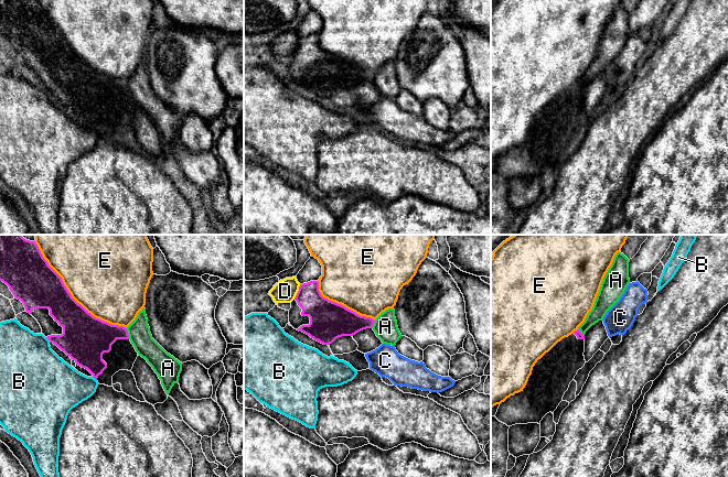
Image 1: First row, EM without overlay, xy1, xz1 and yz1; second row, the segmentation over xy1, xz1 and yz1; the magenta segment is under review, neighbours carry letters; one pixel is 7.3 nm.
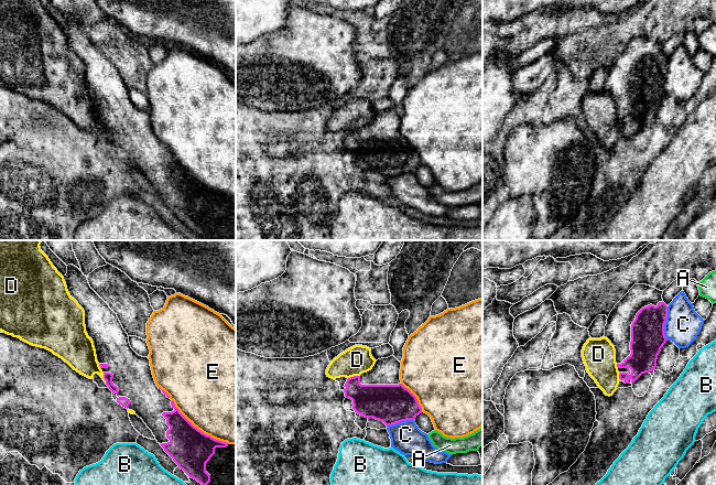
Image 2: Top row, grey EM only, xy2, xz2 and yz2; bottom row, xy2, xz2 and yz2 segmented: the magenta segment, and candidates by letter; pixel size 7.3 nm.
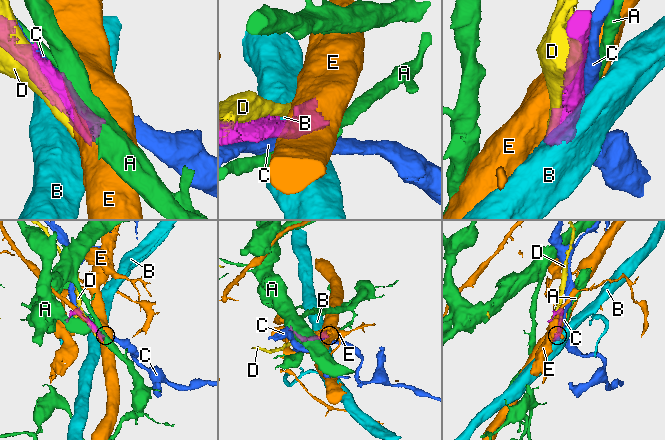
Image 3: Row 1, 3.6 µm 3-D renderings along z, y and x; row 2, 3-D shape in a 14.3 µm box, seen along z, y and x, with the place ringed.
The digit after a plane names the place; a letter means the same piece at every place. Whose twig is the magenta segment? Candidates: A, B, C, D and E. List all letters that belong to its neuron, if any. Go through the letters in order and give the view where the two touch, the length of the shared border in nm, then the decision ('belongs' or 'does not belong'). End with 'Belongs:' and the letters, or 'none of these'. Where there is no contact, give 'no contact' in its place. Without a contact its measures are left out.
A: xy1 | 80 nm | does not belong
B: xy1 | 50 nm | does not belong
C: yz2 | 240 nm | does not belong
D: xz1 | 120 nm | does not belong
E: xy1 | 900 nm | does not belong
Belongs: none of these

